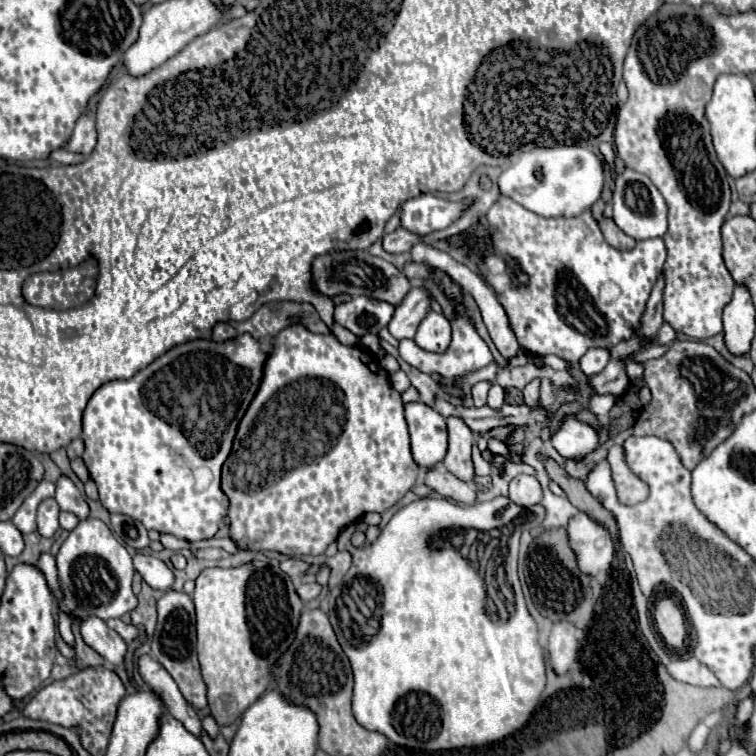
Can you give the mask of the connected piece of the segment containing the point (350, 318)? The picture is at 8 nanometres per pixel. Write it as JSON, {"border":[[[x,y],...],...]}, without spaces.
{"border":[[[355,297],[335,305],[333,319],[341,327],[349,329],[353,335],[363,337],[367,333],[377,335],[383,327],[387,327],[393,317],[393,311],[395,307],[385,301],[377,301],[371,297]]]}

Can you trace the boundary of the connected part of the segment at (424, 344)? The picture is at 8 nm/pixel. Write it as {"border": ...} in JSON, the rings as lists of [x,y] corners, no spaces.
{"border":[[[431,311],[417,329],[417,345],[431,353],[447,351],[451,343],[451,323],[443,313]]]}

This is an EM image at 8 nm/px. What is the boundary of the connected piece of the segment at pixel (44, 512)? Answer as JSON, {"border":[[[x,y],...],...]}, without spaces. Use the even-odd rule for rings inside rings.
{"border":[[[45,499],[39,503],[39,509],[37,509],[37,531],[43,535],[43,537],[53,537],[55,531],[59,529],[59,505],[55,503],[55,499]]]}

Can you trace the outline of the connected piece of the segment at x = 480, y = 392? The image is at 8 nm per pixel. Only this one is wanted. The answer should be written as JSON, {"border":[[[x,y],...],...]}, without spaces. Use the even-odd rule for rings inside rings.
{"border":[[[481,381],[473,387],[473,399],[475,399],[475,407],[483,407],[487,403],[487,389],[489,389],[491,383],[487,381]]]}

